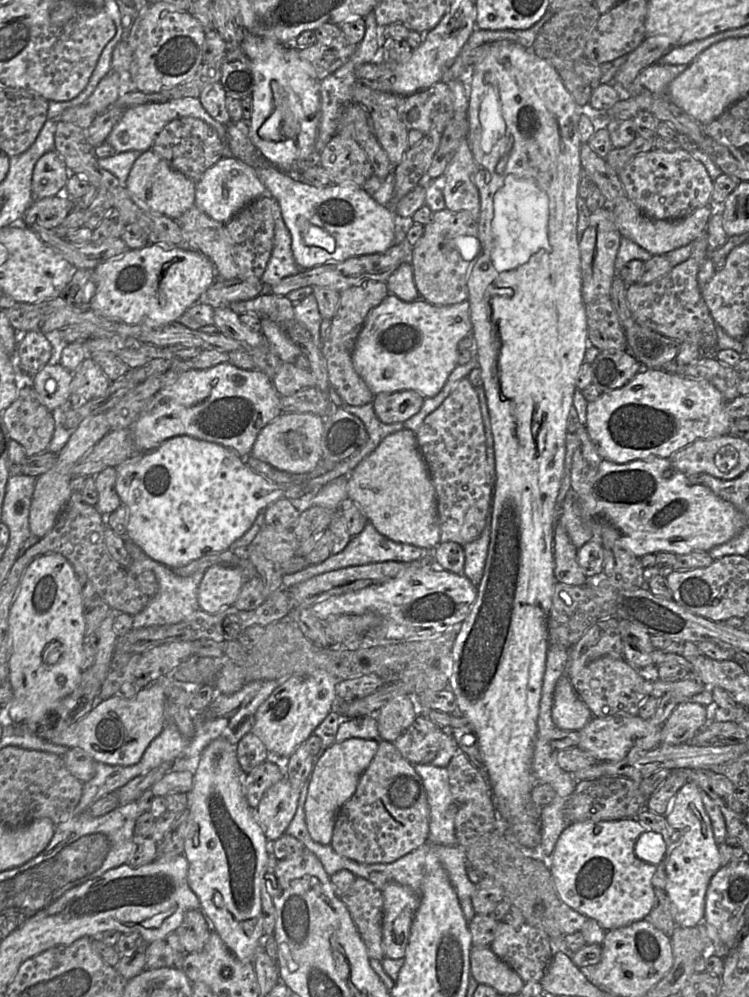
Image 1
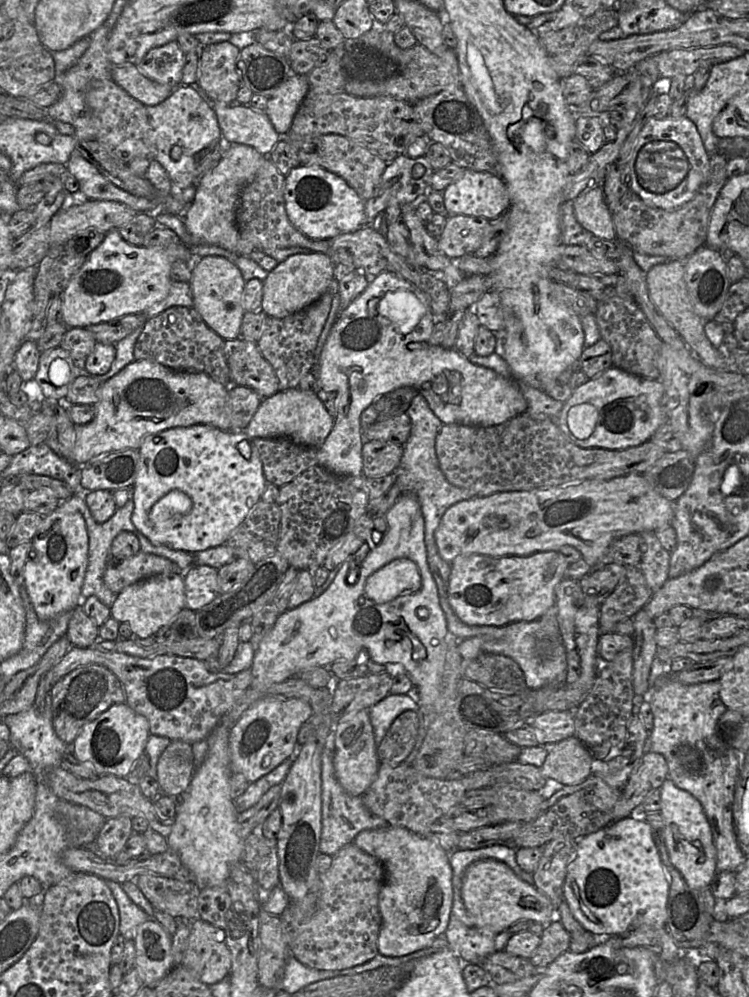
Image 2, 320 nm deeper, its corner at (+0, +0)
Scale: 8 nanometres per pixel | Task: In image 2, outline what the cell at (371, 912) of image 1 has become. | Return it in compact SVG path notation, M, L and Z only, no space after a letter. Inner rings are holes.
M354 842L342 847L332 857L330 868L316 880L316 888L299 901L290 902L282 915L287 929L290 954L302 964L317 970L342 970L363 964L378 954L377 940L381 926L379 892L385 879L382 863L362 851Z

